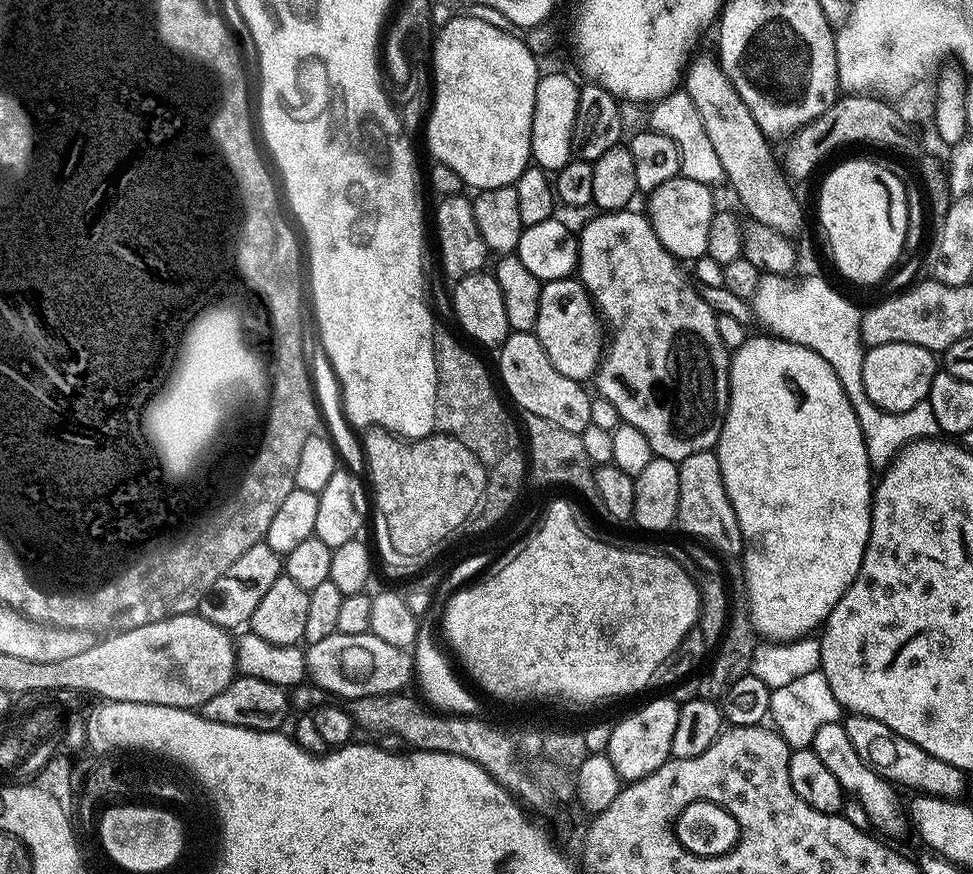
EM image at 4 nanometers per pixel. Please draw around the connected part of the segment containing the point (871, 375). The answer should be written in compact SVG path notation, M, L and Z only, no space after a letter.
M890 342L886 346L874 346L865 351L862 386L874 406L887 412L905 412L928 399L930 382L934 382L937 371L937 357L929 348L906 342Z

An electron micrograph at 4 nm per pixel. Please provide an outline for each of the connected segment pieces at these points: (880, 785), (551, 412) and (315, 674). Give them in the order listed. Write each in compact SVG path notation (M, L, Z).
M843 723L822 726L812 740L811 750L818 754L818 758L822 758L826 770L830 770L834 778L838 778L845 794L862 804L871 827L881 837L889 841L900 840L907 834L908 828L910 832L910 816L906 811L906 804L900 801L901 793L897 785L882 778L869 764L862 762L862 758L858 758L858 750L854 750L854 742L850 742L850 734L846 734Z
M509 331L504 343L498 349L500 355L500 376L498 372L498 380L502 385L503 391L508 391L507 399L517 404L521 408L521 413L537 416L538 418L546 418L546 422L554 422L554 426L562 426L562 430L570 430L581 434L589 431L592 415L590 414L590 406L593 397L588 396L588 392L581 381L574 378L566 378L566 374L562 374L562 370L558 370L558 366L554 366L554 362L550 362L550 358L546 358L546 350L542 350L542 342L538 342L535 332L514 332Z
M370 631L362 634L342 634L336 632L322 642L307 645L304 666L309 681L321 693L333 692L343 698L358 696L381 696L387 692L403 693L413 679L413 657L403 648L382 642Z

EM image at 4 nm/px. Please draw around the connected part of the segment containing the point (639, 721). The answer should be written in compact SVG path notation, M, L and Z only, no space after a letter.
M671 698L652 700L649 704L642 705L637 712L630 713L625 720L612 724L606 755L610 758L614 770L618 770L621 781L631 782L646 778L669 760L679 713L678 705Z

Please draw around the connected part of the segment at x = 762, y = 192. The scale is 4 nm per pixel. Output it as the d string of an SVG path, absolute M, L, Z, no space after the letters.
M693 59L684 73L683 91L688 93L690 102L698 109L702 117L702 126L706 126L706 134L714 151L722 161L722 170L727 183L732 183L736 196L742 207L748 211L751 219L762 222L762 226L770 226L778 234L789 238L804 224L804 212L800 209L800 200L792 193L789 177L776 165L772 157L769 137L754 122L754 114L750 114L750 106L742 102L740 95L723 70L719 59Z

